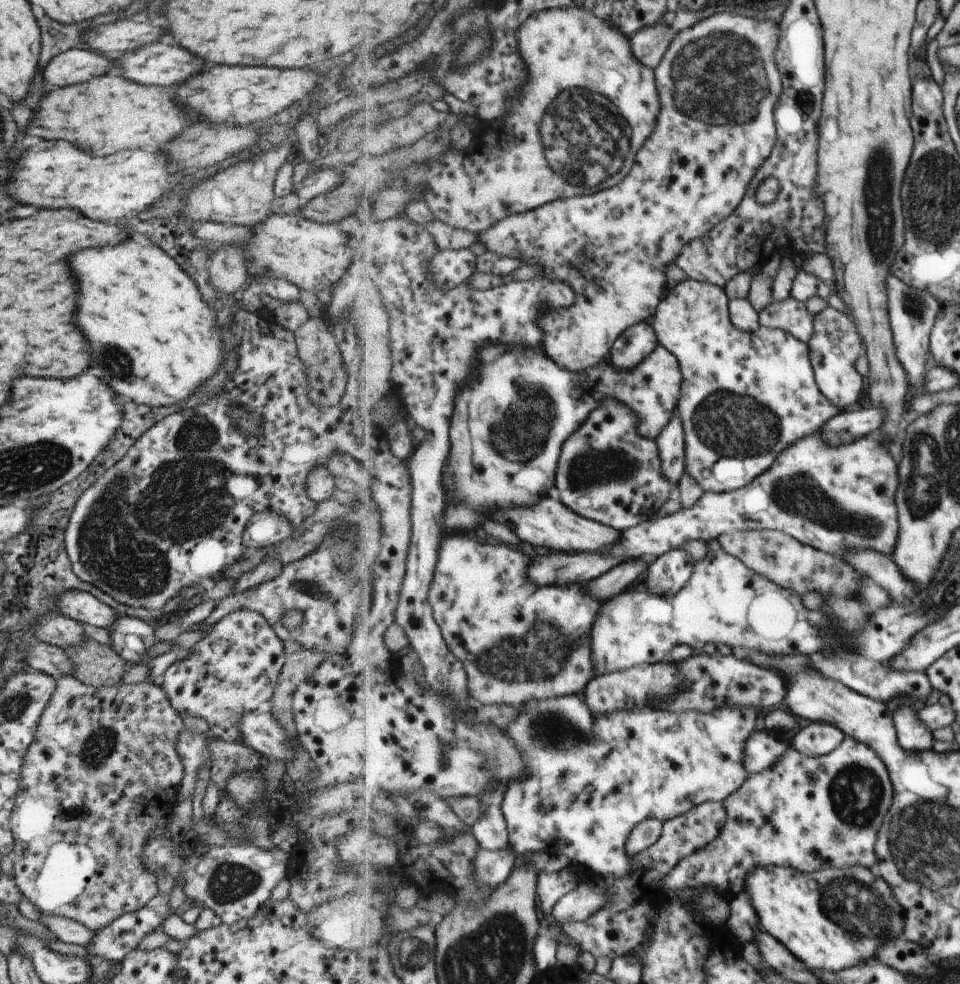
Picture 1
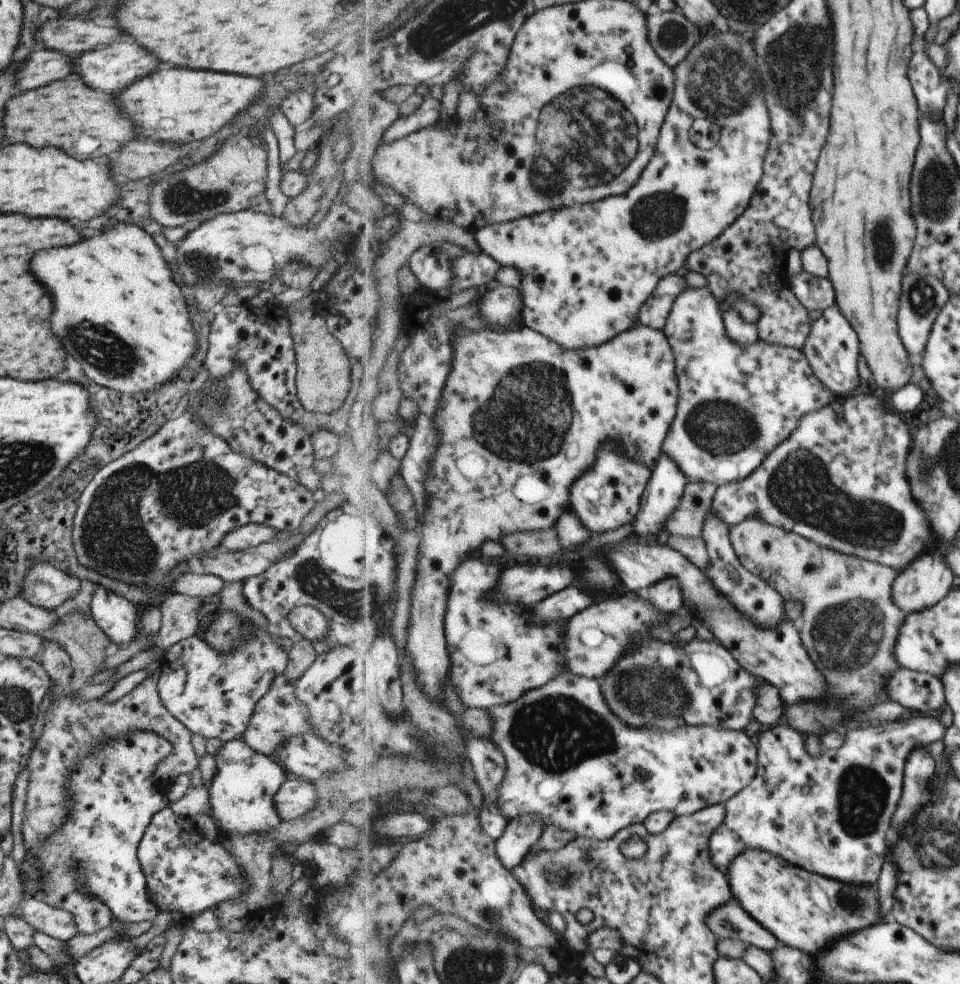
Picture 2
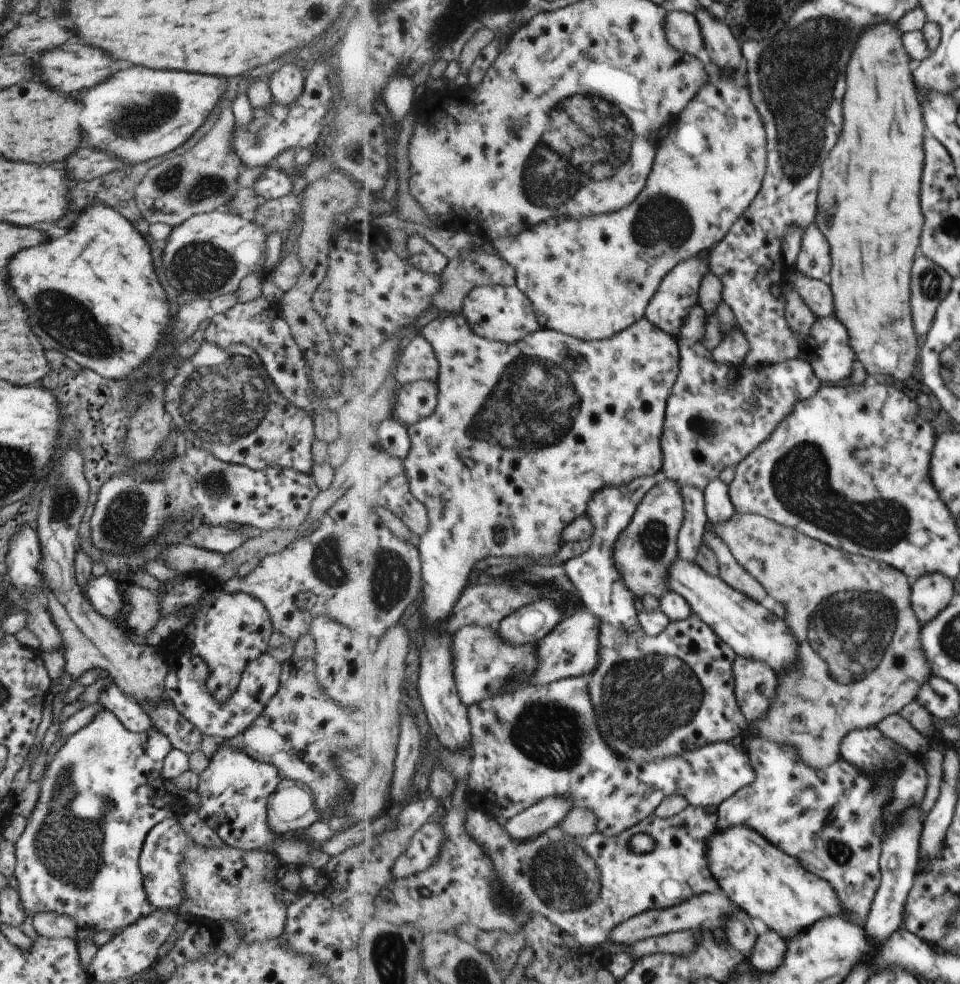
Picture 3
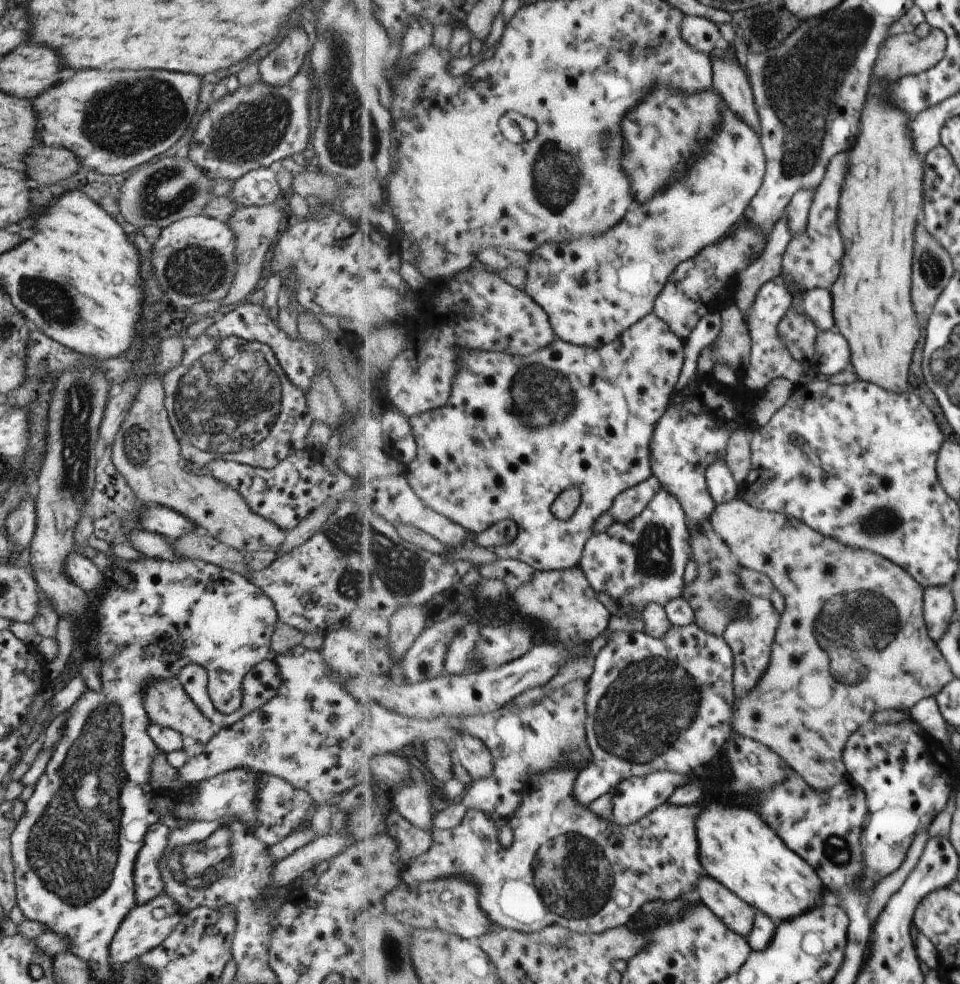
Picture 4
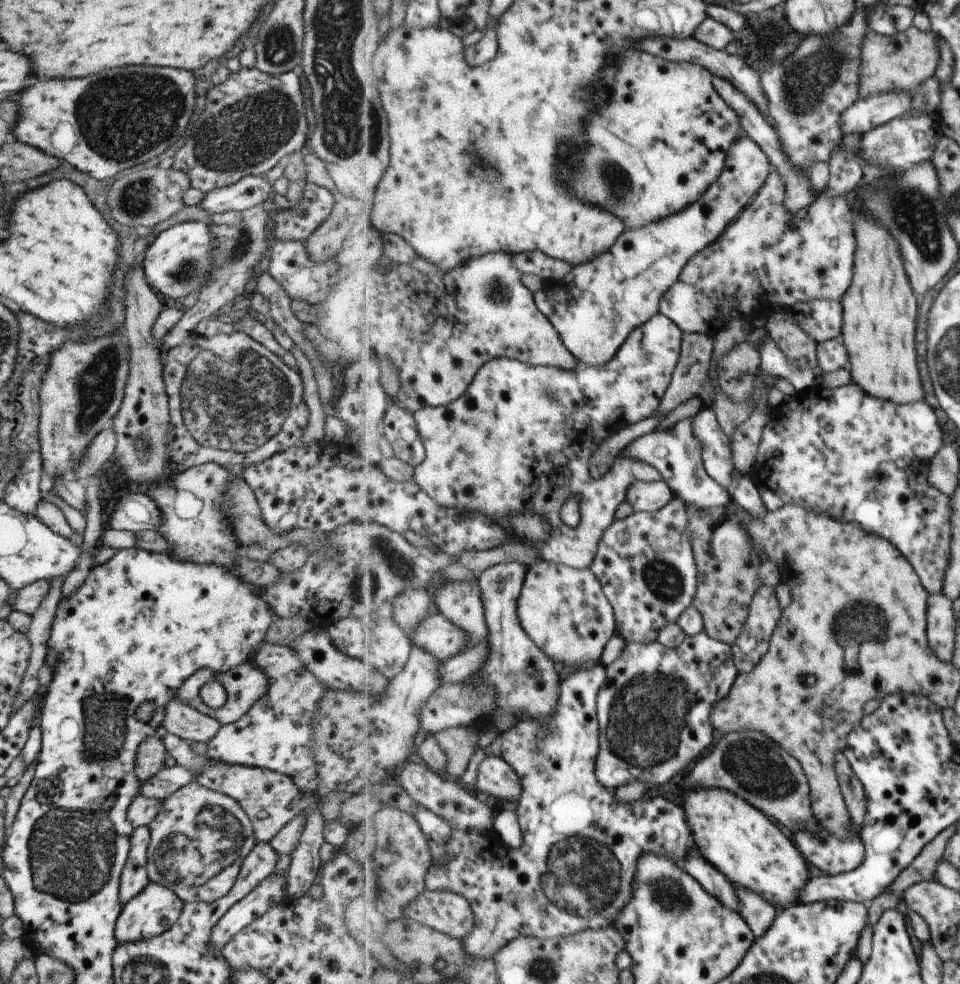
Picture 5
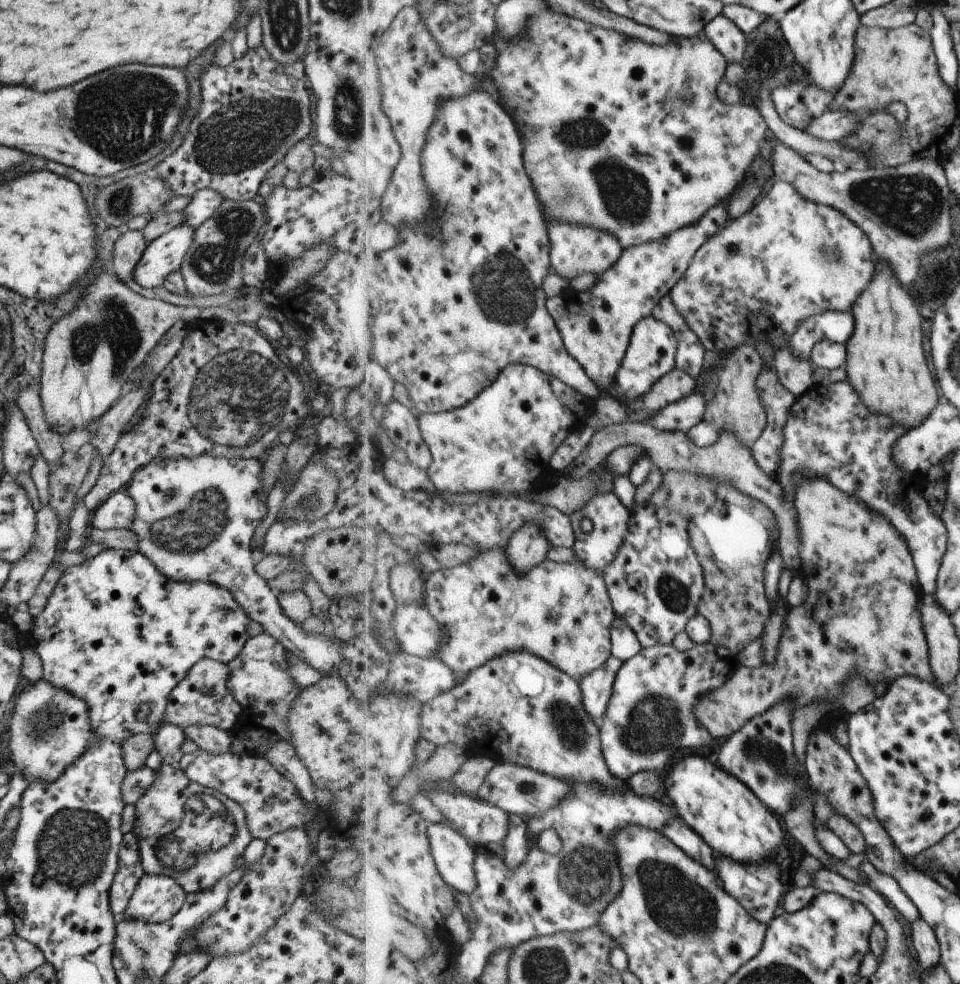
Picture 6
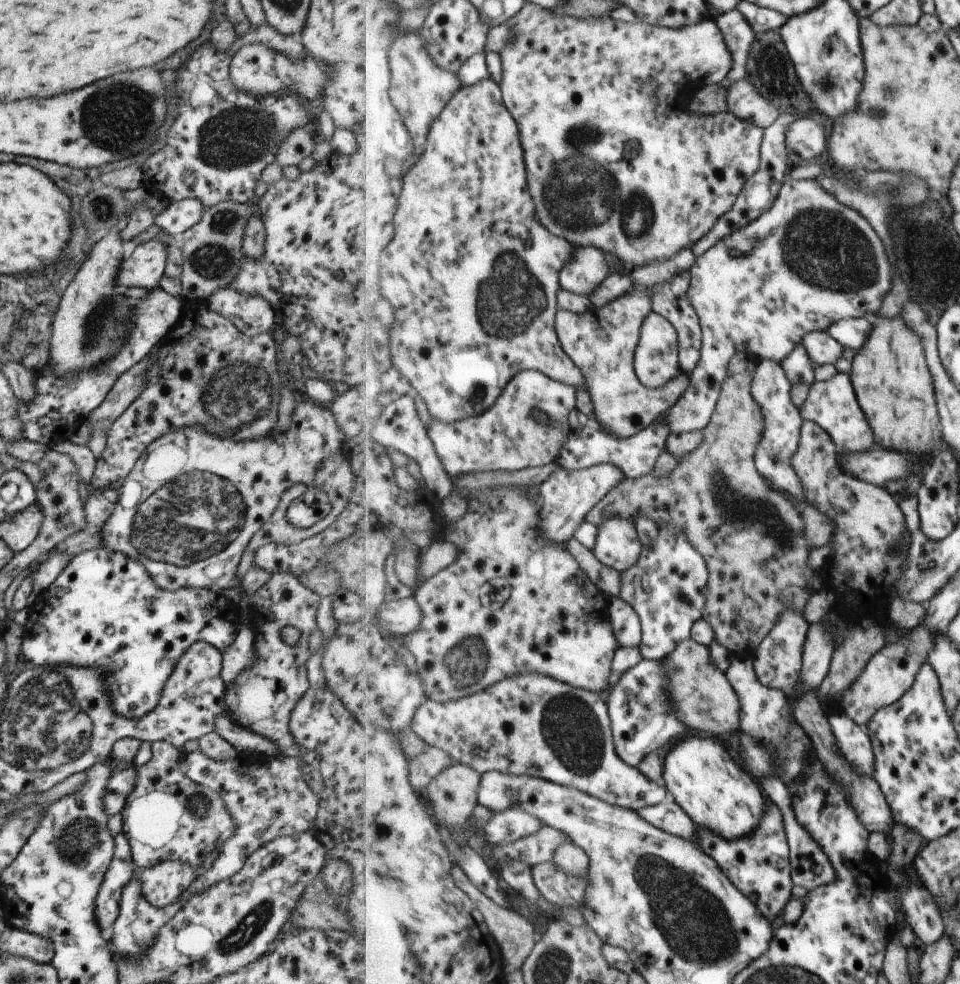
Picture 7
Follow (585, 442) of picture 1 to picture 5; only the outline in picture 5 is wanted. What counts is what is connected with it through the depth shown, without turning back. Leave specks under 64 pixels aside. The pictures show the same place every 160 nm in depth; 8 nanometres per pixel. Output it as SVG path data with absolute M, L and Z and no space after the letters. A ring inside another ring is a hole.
M665 481L635 482L628 491L627 503L633 504L635 512L656 512L675 498L673 490ZM705 632L687 636L677 648L663 646L658 641L627 643L623 656L607 665L608 680L605 680L604 689L597 694L597 716L600 721L597 780L609 790L616 790L633 782L645 782L656 788L671 782L671 778L675 778L679 772L687 776L694 768L691 764L709 754L719 735L711 721L711 714L715 704L731 694L739 676L732 650L731 645L711 638Z

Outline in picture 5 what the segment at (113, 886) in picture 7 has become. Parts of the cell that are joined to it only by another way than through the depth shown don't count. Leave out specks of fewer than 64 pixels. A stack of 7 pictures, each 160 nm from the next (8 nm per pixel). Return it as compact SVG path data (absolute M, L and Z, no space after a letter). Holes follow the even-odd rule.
M138 827L130 835L130 848L118 879L120 904L125 905L136 896L150 881L146 874L146 855L149 830Z

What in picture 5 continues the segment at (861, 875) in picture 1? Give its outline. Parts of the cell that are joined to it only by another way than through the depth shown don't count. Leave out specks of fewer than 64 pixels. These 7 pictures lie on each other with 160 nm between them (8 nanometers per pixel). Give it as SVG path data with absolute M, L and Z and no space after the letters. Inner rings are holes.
M684 786L683 798L678 802L684 808L693 838L695 838L697 850L709 860L723 876L729 881L751 888L753 892L761 894L768 902L775 906L785 904L797 904L800 902L800 894L810 880L809 866L806 859L796 846L792 836L775 821L771 820L767 813L761 812L752 806L747 800L719 788L707 788L707 790L695 790Z

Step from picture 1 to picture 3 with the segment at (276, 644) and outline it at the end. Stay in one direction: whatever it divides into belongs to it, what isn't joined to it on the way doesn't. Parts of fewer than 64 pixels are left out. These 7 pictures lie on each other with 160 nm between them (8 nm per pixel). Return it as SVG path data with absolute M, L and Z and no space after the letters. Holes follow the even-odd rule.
M261 653L250 660L241 673L239 684L228 701L218 703L205 687L207 666L198 656L183 654L177 664L169 666L164 680L164 696L171 706L190 722L201 735L212 736L226 742L244 731L261 714L265 703L277 692L280 680L280 663L269 654Z

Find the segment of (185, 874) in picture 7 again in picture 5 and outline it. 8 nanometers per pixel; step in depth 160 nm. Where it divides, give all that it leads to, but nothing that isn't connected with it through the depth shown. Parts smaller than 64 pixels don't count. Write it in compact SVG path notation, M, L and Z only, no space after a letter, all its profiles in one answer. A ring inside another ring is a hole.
M149 882L133 899L122 906L114 925L114 938L117 943L134 942L154 938L168 930L179 917L184 903L174 896L169 888Z

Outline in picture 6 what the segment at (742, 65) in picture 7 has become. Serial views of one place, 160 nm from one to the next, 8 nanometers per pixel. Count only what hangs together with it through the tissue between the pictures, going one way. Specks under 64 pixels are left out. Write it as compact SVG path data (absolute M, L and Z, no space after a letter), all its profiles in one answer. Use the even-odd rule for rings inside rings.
M718 15L717 19L714 19L703 32L729 63L744 61L747 38L735 22L731 22L723 15Z

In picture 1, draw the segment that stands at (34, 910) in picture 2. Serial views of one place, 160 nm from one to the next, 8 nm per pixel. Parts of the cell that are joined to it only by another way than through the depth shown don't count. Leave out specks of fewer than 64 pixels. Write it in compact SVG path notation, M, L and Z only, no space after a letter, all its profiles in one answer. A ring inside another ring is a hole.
M41 915L41 924L55 939L64 943L76 944L84 947L90 943L95 931L86 929L80 922L75 922L69 917Z

